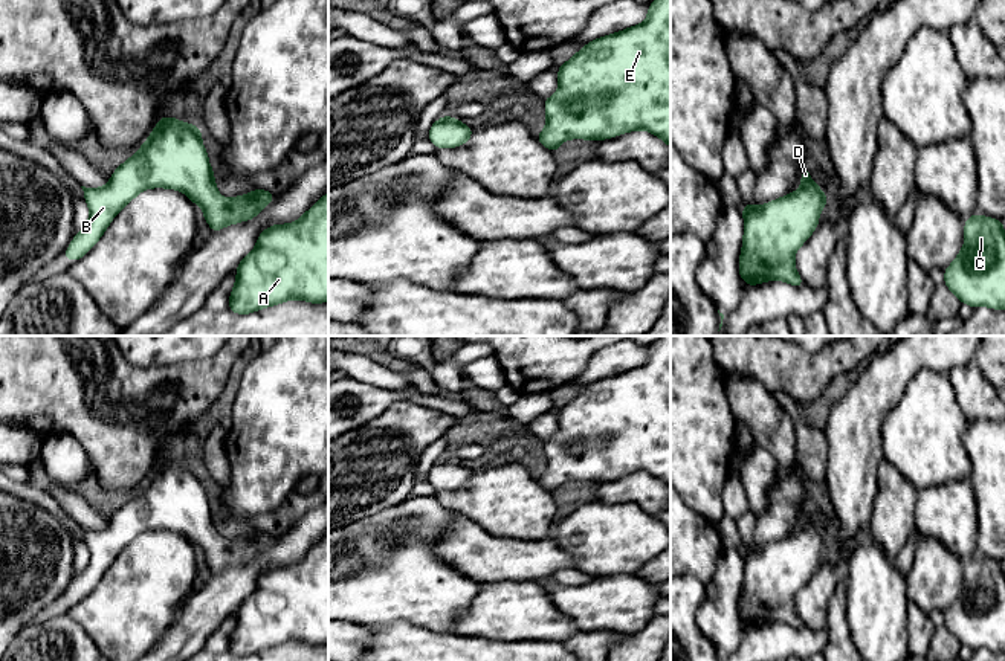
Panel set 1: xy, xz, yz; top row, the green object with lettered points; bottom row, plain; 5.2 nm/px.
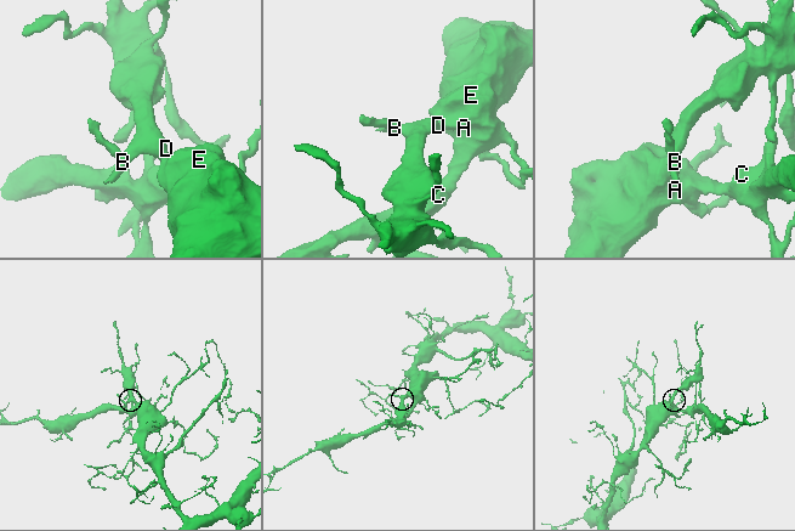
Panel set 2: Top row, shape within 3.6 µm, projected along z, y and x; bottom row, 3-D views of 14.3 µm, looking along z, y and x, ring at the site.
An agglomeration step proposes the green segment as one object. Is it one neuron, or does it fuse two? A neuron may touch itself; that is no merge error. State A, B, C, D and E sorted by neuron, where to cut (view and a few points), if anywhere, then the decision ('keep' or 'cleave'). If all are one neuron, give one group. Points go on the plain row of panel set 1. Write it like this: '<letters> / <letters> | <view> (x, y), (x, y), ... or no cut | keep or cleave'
A B C D E | no cut | keep

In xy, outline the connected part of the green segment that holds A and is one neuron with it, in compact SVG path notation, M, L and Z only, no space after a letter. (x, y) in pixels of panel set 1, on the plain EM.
M328 534L299 562L273 566L258 577L257 588L237 608L229 652L247 656L261 650L302 641L312 646L328 643Z

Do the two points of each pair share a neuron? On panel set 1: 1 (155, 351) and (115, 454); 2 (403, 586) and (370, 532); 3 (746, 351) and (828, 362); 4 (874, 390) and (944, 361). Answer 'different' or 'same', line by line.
1: different
2: same
3: same
4: same

